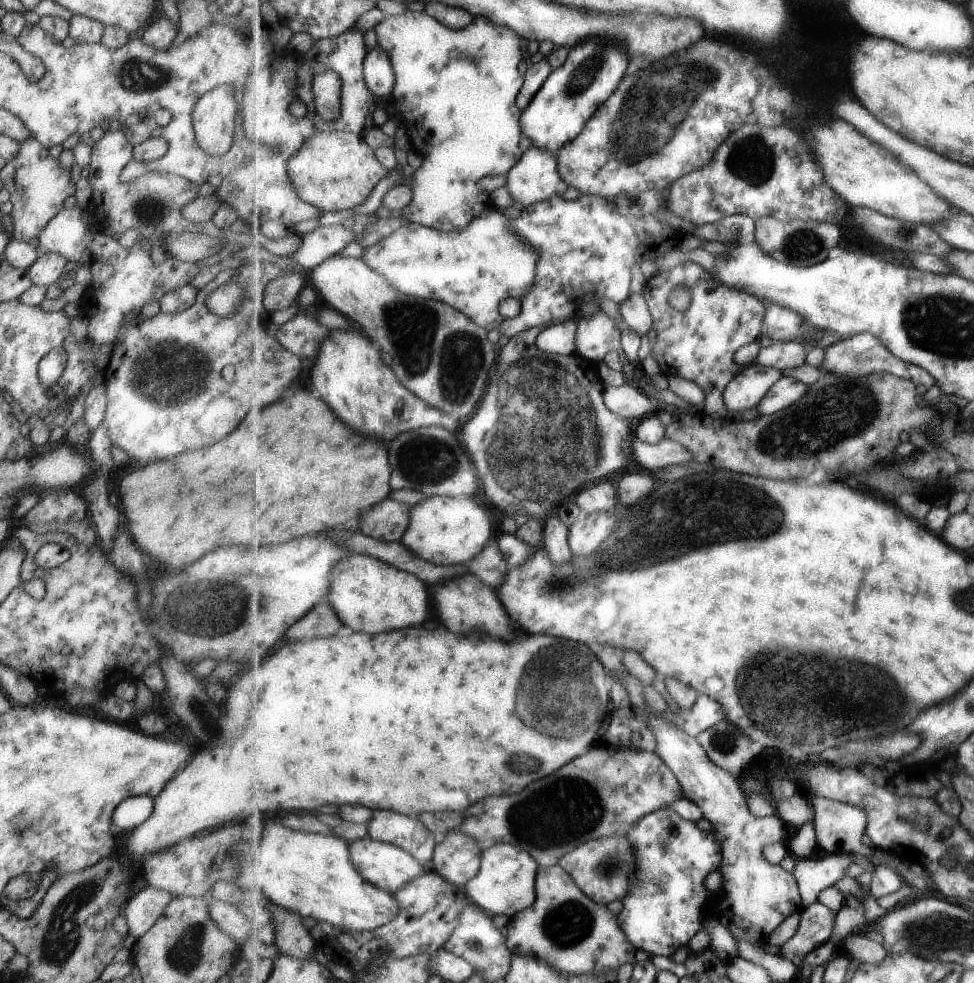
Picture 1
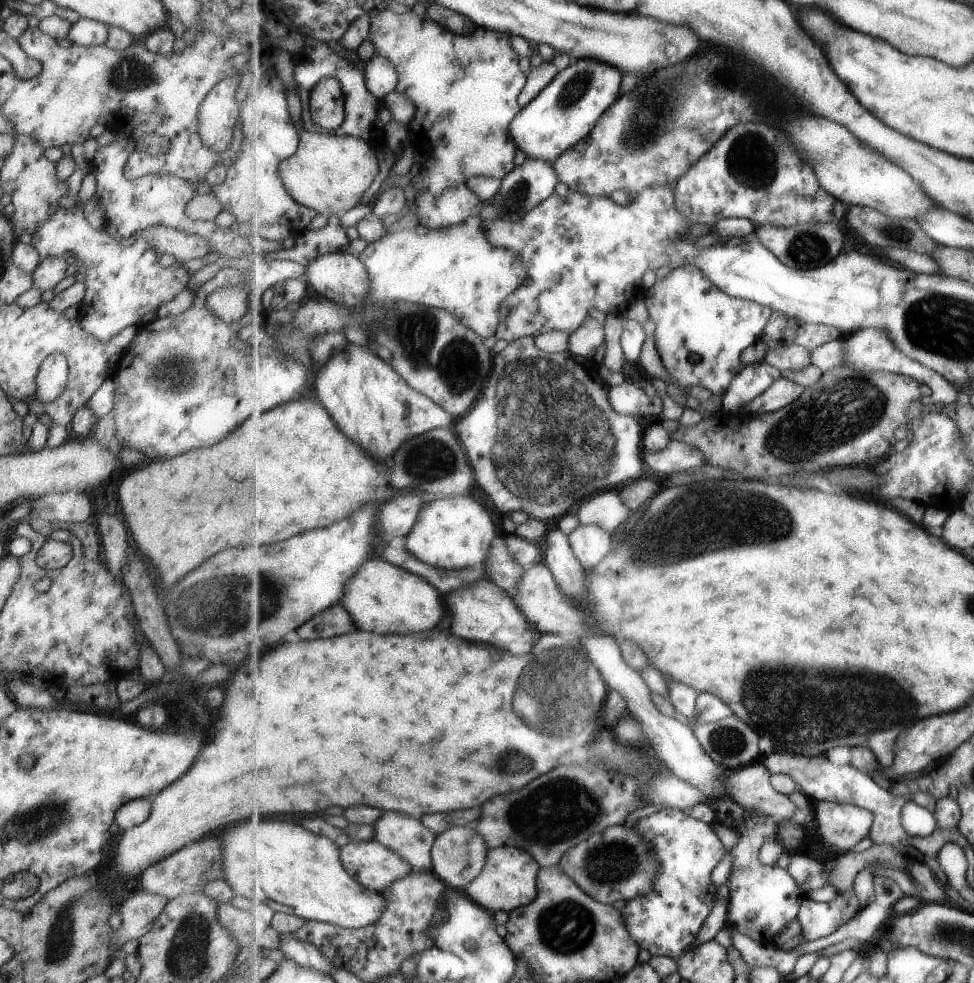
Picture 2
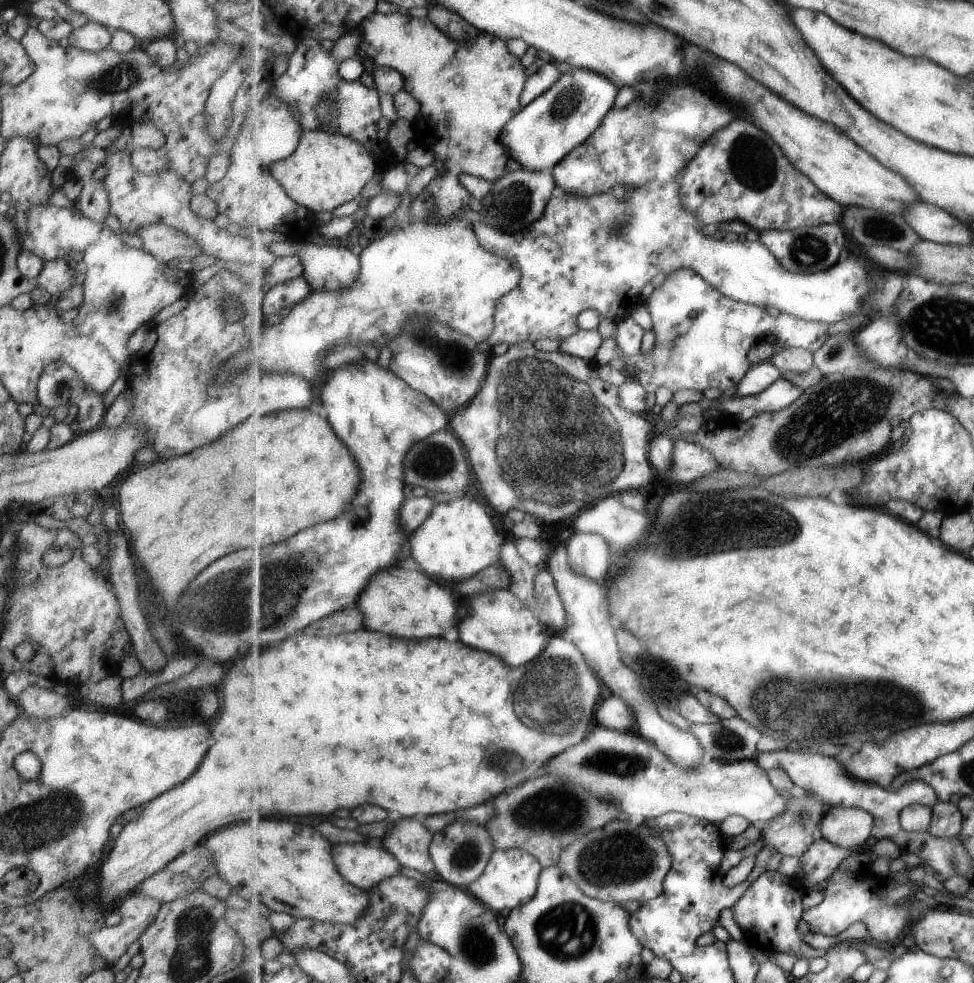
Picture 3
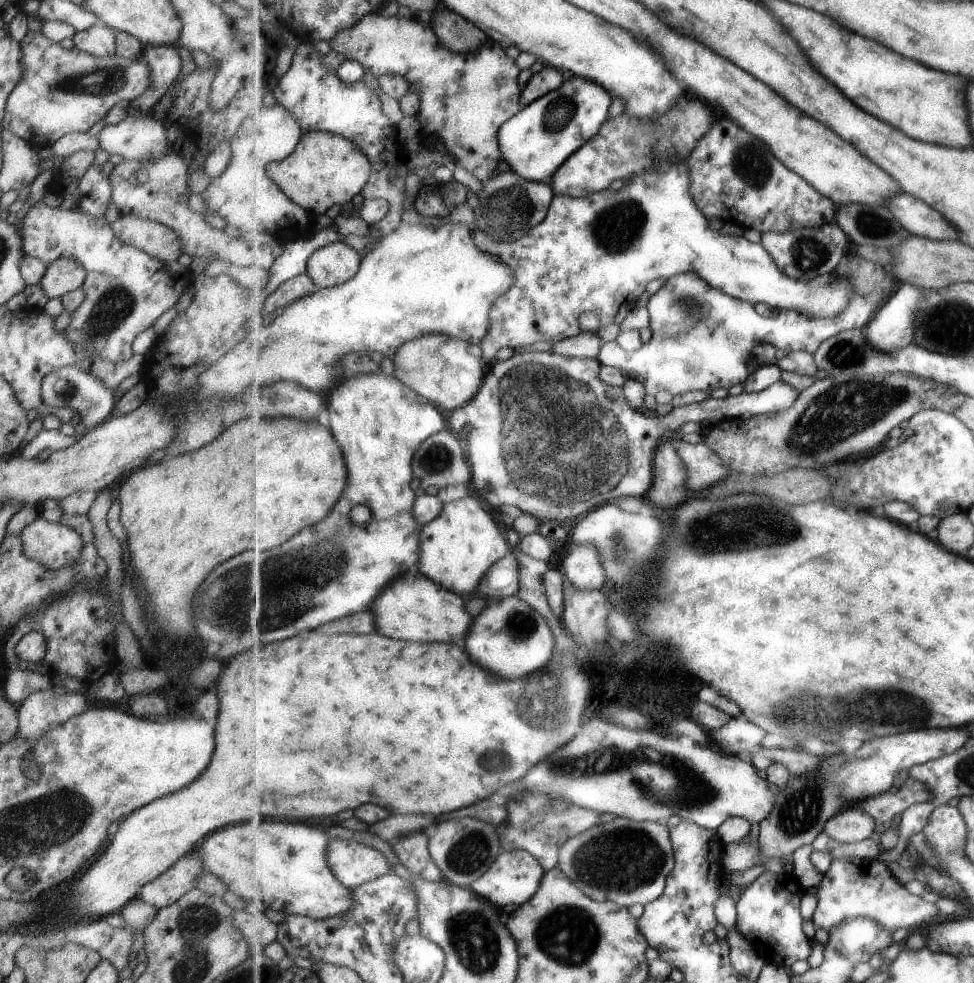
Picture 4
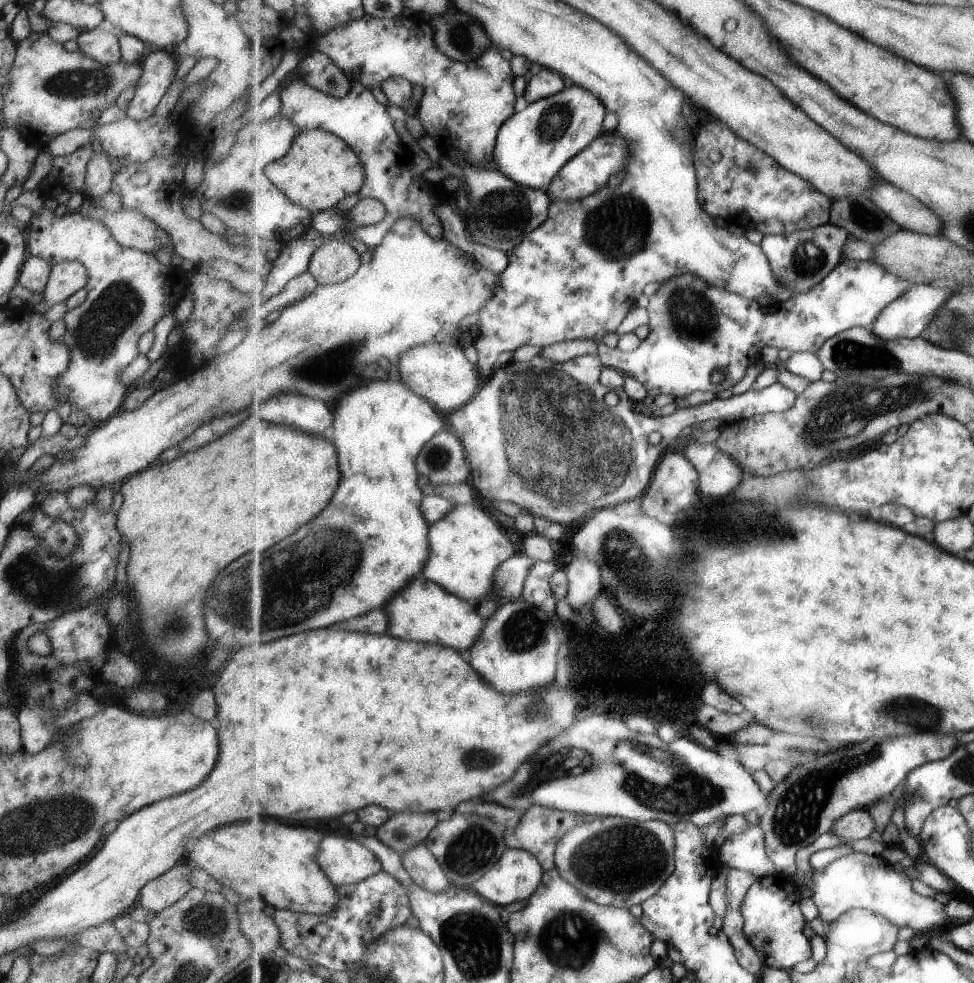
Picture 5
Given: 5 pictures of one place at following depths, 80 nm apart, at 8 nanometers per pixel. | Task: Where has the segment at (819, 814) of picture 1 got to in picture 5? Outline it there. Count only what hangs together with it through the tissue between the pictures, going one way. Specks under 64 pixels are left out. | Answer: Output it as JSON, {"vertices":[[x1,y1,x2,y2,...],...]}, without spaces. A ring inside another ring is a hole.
{"vertices":[[855,809,842,816,832,826,832,832,848,842,866,839,877,830,875,819,868,809]]}

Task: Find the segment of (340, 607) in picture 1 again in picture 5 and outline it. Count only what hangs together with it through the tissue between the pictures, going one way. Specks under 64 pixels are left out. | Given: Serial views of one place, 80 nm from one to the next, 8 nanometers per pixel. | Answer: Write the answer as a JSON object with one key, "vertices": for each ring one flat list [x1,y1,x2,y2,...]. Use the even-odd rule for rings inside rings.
{"vertices":[[423,575,413,579,410,585,402,588,393,600,387,604,389,608,389,632,391,636,415,642,435,642,443,646,451,646,457,650,471,648,485,628,486,619,479,616,474,602,453,594,439,583,426,579]]}

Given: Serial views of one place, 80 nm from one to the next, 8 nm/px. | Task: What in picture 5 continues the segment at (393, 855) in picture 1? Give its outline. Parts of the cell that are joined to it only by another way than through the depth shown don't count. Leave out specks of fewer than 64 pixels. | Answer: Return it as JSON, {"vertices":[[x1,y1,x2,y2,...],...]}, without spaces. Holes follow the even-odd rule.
{"vertices":[[325,836,318,863,337,885,354,885,383,872,382,860,362,842,345,836]]}

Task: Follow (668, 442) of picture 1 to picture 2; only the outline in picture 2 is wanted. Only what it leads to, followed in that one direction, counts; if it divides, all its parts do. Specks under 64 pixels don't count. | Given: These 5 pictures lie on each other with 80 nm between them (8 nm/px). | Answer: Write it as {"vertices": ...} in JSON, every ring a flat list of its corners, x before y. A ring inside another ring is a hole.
{"vertices":[[673,441,661,452,649,452,645,448,645,463,663,474,671,472,683,472,689,468,703,466,706,456,702,450,681,441]]}

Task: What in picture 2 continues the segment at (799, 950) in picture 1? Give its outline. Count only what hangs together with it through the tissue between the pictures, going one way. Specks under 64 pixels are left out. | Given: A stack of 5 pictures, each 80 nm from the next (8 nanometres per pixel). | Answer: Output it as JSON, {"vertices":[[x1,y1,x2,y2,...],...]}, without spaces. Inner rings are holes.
{"vertices":[[845,889,840,890,838,897,830,903,820,903,806,898,802,904,798,914,798,920,801,924,801,936,804,942,816,941,831,936,841,925,849,922,851,916,859,910,859,898,855,894,855,890]]}

